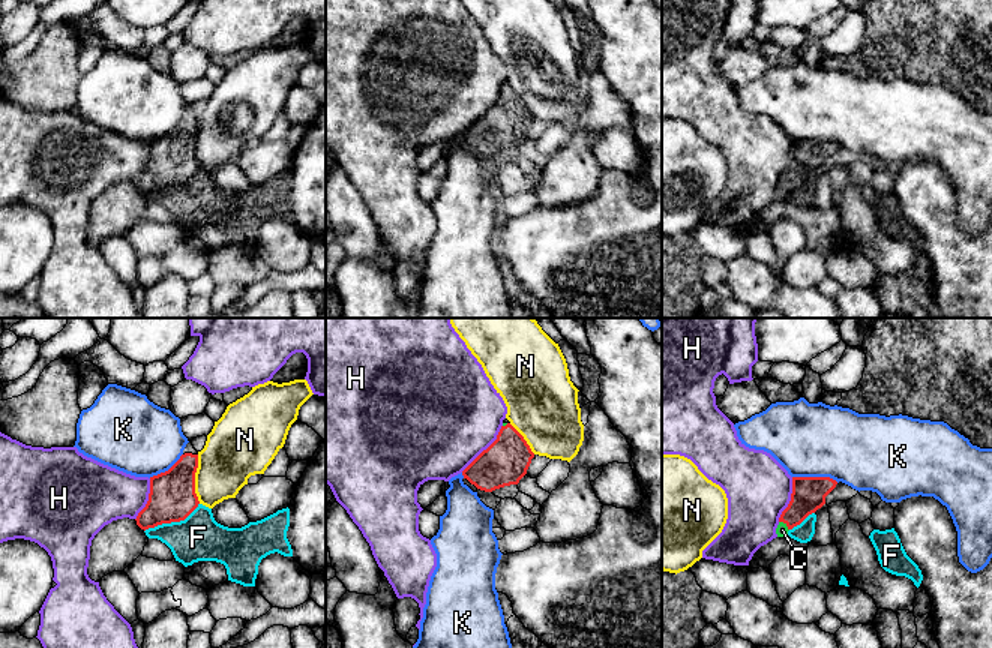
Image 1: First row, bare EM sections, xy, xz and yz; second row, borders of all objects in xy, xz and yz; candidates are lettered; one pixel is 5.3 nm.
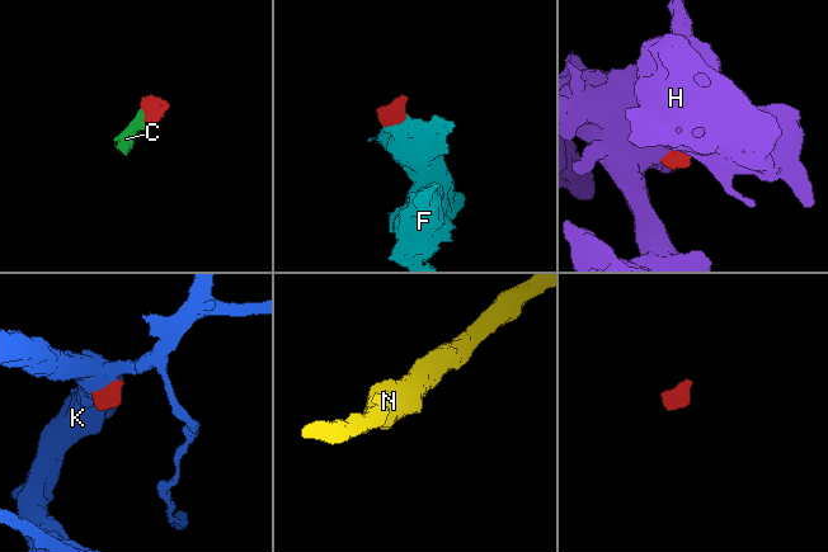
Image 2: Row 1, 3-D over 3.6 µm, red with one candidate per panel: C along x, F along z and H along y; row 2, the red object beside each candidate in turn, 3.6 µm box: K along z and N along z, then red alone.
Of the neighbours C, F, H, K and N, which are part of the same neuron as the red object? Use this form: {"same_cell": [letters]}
{"same_cell": ["C"]}

